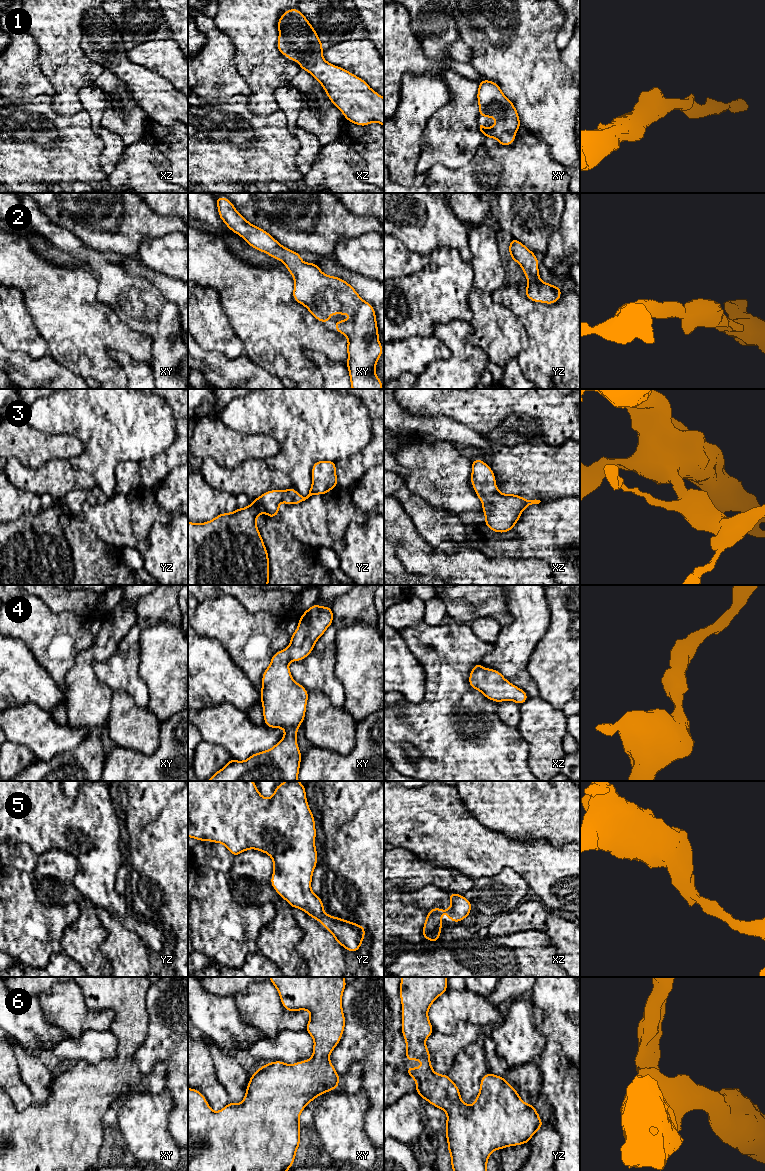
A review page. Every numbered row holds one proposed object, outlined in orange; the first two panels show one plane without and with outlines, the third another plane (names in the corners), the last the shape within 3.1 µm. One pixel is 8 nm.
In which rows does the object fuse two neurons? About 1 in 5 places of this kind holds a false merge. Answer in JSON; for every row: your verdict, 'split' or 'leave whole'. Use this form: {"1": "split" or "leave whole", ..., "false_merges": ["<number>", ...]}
{"1": "leave whole", "2": "leave whole", "3": "leave whole", "4": "leave whole", "5": "leave whole", "6": "leave whole", "false_merges": []}

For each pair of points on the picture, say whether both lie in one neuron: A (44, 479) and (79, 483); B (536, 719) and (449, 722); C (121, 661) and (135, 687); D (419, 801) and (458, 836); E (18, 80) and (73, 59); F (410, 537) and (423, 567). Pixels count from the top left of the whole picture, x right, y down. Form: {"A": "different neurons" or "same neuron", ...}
{"A": "same neuron", "B": "different neurons", "C": "same neuron", "D": "same neuron", "E": "different neurons", "F": "different neurons"}

